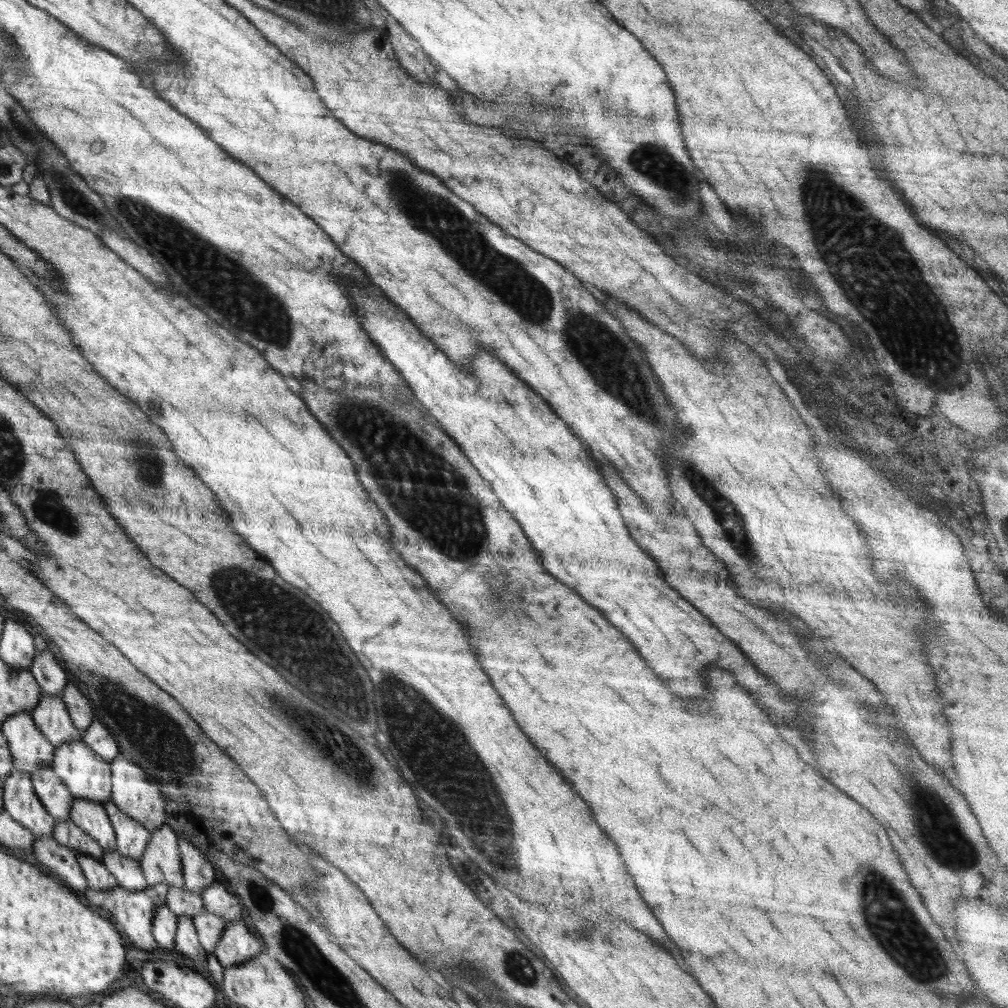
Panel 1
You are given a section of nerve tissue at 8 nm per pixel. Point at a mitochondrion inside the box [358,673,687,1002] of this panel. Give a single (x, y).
(525, 975)

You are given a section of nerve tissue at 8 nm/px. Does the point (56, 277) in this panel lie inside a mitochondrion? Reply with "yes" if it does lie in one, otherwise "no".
no

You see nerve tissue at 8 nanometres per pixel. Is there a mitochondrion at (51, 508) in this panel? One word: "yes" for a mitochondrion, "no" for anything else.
yes

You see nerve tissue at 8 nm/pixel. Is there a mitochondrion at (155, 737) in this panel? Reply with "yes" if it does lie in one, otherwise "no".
yes

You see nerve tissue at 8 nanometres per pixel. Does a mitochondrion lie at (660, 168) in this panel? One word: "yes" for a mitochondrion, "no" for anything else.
yes

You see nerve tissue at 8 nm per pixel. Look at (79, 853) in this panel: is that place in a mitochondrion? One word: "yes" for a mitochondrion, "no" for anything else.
no

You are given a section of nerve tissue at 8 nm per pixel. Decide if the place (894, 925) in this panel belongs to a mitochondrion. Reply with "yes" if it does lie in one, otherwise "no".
yes

